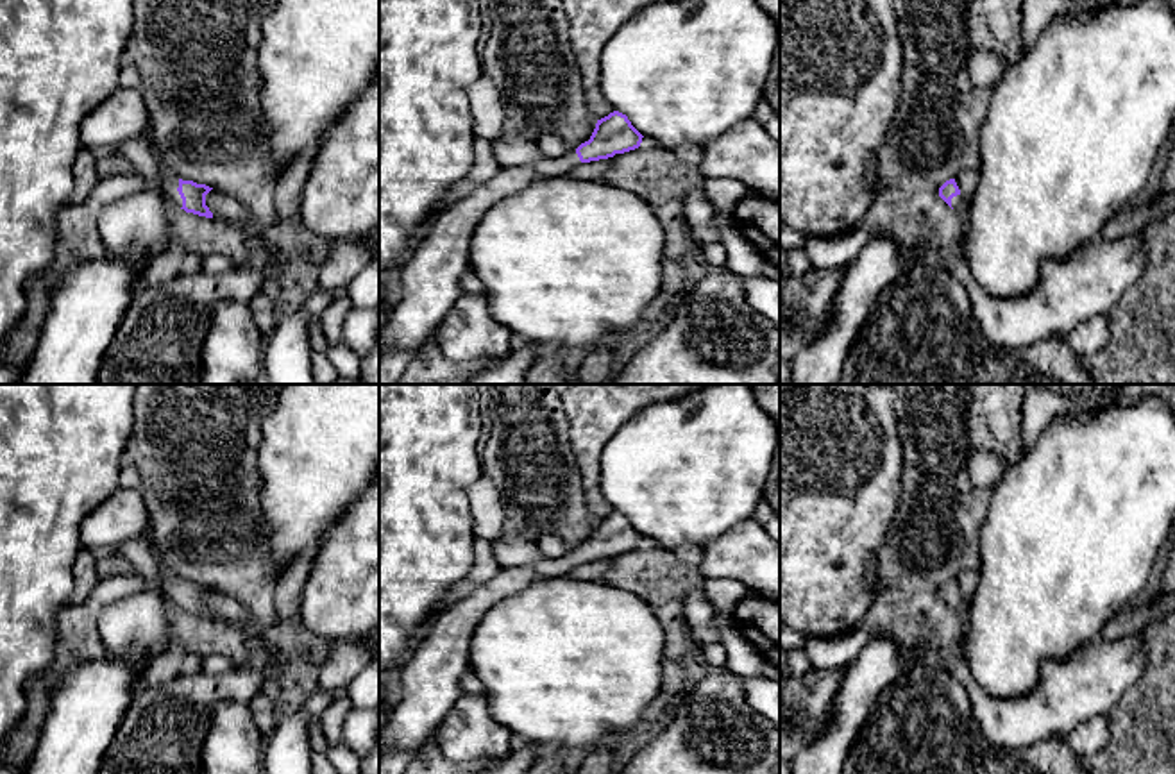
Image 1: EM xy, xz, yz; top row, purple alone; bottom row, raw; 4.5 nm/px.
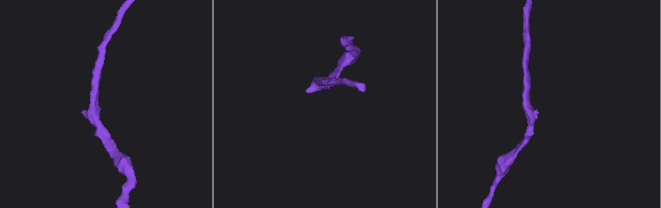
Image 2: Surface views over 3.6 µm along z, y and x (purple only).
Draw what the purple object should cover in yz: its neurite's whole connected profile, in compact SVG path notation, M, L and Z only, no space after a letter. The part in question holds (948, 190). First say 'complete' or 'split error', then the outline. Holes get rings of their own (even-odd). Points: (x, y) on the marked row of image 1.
split error; M955 179L946 181L941 188L939 188L939 197L955 211L959 211L962 216L968 211L968 206L964 204L962 197L960 197L960 189L955 182Z

